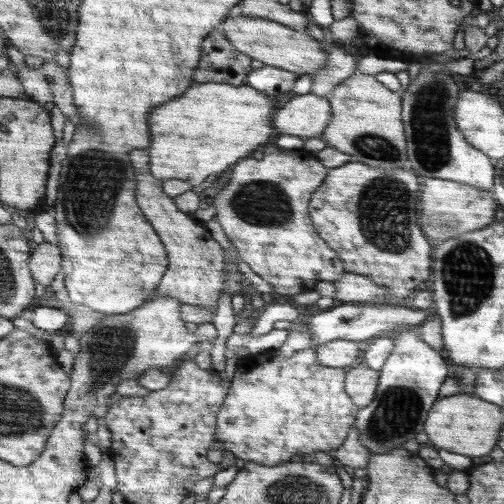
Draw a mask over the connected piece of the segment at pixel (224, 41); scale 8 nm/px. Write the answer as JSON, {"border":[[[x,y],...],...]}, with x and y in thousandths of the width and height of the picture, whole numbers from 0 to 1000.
{"border":[[[433,58],[405,79],[405,119],[389,135],[389,163],[448,165],[480,171],[488,163],[502,115],[476,103]]]}

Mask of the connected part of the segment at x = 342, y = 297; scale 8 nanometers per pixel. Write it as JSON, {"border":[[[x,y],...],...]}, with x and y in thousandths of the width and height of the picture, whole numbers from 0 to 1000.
{"border":[[[683,544],[671,558],[657,560],[663,567],[663,597],[688,599],[748,599],[762,587],[766,571],[742,563],[730,548],[714,544]]]}

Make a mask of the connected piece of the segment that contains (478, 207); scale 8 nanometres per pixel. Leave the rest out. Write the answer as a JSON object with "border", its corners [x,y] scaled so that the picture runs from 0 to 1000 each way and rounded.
{"border":[[[843,355],[835,377],[841,427],[833,437],[841,462],[865,472],[861,478],[869,482],[968,450],[982,438],[986,405],[976,379],[964,383],[958,377],[897,357]]]}

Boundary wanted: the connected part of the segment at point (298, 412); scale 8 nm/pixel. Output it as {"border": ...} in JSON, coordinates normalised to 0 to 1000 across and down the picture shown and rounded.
{"border":[[[625,688],[583,698],[575,710],[542,696],[496,702],[484,716],[490,730],[480,738],[466,736],[458,752],[460,786],[452,786],[444,817],[437,817],[437,873],[429,869],[429,881],[421,881],[433,891],[433,897],[421,897],[421,913],[429,913],[421,919],[440,915],[452,895],[484,917],[550,923],[575,915],[595,897],[627,899],[639,893],[659,899],[683,877],[712,821],[710,806],[698,802],[688,782],[687,732],[635,722]]]}

